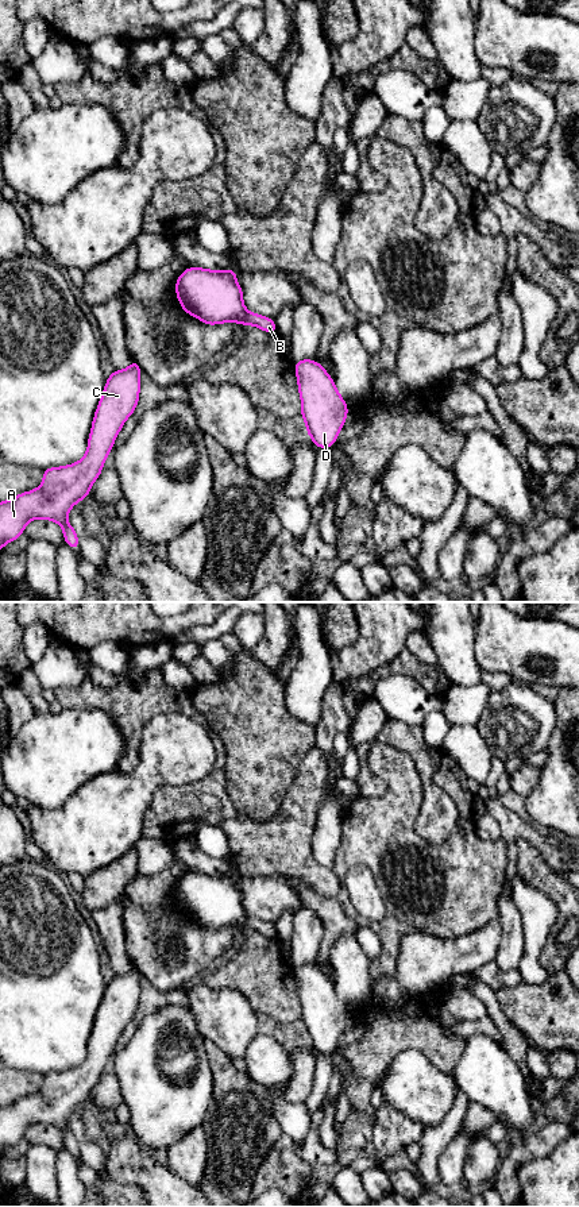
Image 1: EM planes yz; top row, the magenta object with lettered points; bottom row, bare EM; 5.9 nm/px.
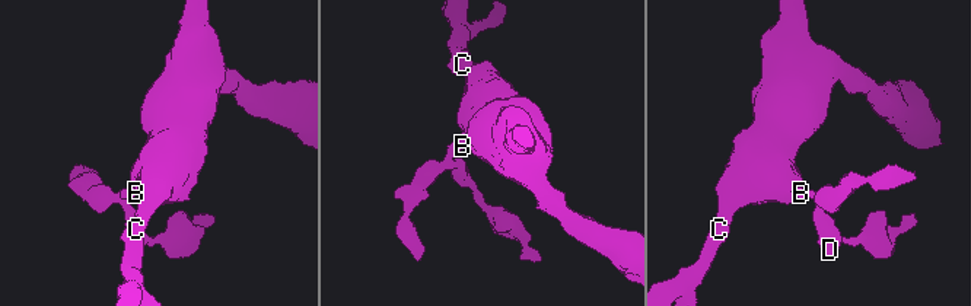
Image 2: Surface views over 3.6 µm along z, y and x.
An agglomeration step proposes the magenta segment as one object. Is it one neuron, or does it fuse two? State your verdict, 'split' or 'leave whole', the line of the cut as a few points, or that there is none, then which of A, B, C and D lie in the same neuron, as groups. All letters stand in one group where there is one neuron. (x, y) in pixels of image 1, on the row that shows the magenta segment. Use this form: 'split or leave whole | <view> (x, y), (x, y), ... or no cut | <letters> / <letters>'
leave whole | no cut | A B C D

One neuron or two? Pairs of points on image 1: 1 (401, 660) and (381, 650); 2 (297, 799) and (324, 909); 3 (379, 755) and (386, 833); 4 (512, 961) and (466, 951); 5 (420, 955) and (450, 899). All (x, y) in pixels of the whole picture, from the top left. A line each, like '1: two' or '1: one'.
1: two
2: two
3: one
4: two
5: two

